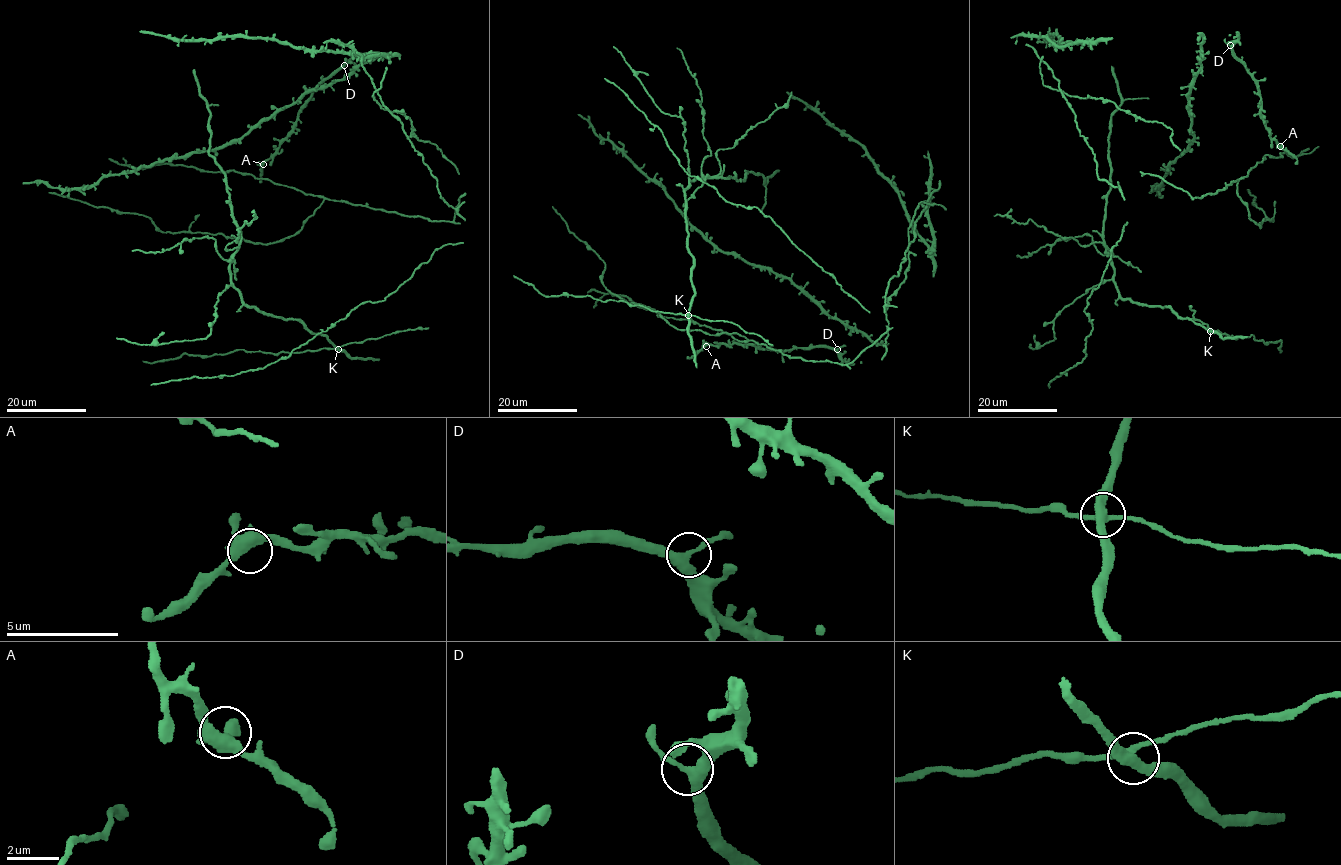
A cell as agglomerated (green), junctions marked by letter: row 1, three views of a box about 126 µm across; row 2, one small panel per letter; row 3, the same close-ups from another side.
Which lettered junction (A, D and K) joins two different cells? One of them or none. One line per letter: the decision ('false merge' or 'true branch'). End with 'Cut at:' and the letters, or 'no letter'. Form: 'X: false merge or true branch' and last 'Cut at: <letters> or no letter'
A: true branch
D: true branch
K: false merge
Cut at: K

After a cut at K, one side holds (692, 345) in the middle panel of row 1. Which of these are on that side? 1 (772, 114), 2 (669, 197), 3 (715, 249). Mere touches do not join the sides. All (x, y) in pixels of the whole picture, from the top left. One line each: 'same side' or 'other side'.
1: same side
2: other side
3: other side

